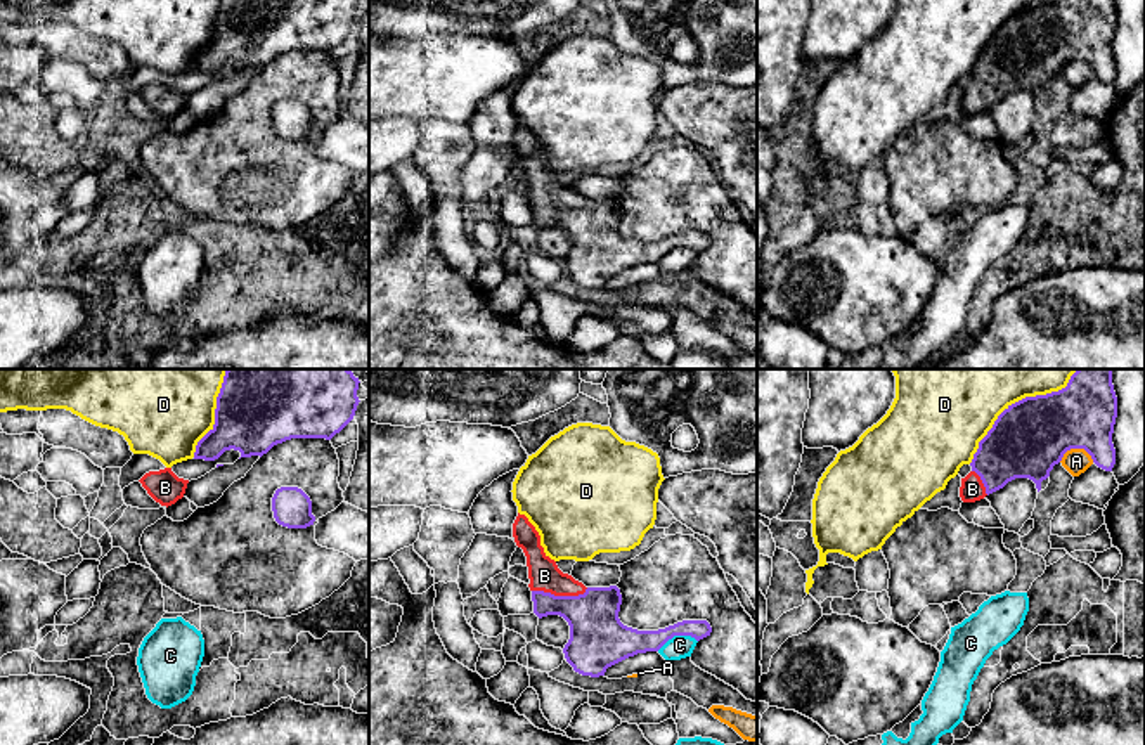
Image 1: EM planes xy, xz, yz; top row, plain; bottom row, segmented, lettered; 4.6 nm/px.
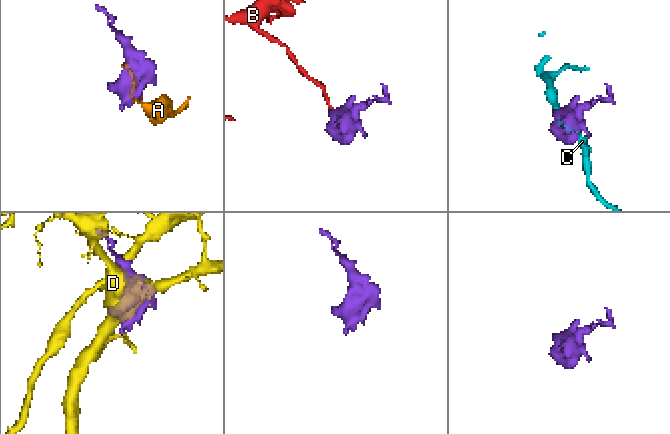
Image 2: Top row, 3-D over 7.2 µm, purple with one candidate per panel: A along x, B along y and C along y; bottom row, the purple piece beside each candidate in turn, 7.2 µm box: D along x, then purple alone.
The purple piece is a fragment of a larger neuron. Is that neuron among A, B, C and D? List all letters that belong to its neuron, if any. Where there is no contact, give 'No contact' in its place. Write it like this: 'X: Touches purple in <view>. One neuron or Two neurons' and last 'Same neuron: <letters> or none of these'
A: Touches purple in yz. Two neurons
B: Touches purple in xz. One neuron
C: Touches purple in xz. Two neurons
D: Touches purple in yz. Two neurons
Same neuron: B

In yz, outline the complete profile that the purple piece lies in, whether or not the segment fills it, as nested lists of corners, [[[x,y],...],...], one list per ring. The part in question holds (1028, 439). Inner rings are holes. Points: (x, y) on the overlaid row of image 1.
[[[1077,369],[1065,388],[1008,405],[979,442],[972,471],[961,478],[961,501],[980,501],[1015,478],[1032,480],[1039,492],[1071,449],[1084,449],[1112,471],[1116,418],[1112,369]]]

